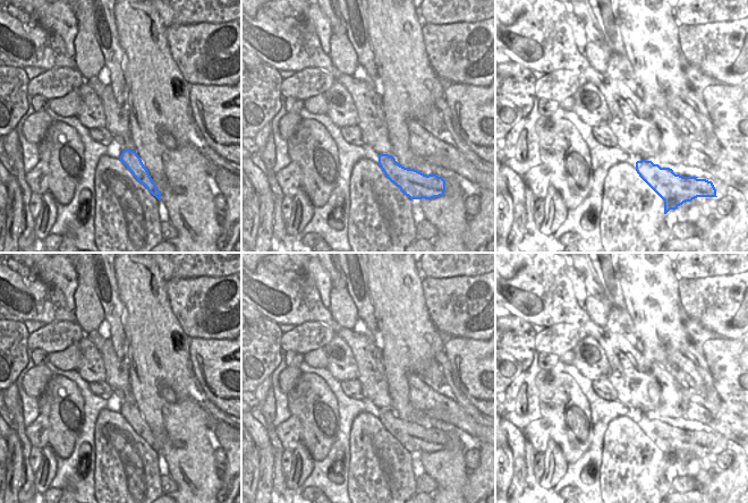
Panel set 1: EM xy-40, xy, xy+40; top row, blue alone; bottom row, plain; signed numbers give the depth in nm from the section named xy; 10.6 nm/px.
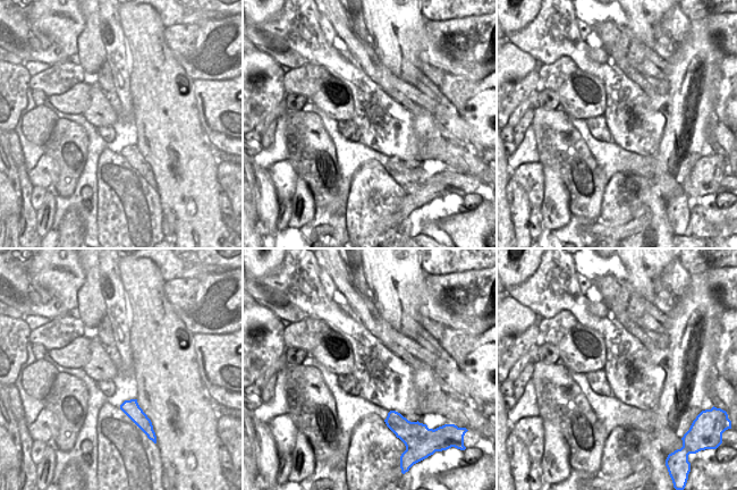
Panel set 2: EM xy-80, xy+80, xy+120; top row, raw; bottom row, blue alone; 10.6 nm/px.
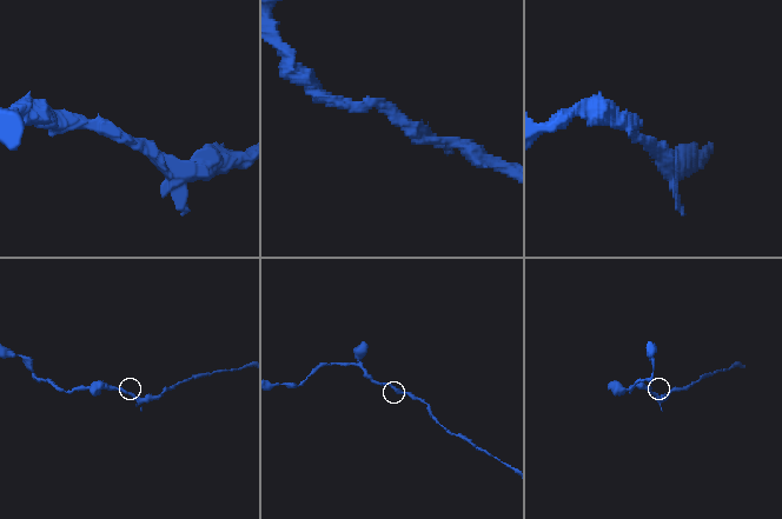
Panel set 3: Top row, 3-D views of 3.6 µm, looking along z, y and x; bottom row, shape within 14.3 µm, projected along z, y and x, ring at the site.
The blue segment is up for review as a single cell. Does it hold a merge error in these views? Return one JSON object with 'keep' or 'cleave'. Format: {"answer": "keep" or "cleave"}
{"answer": "cleave"}

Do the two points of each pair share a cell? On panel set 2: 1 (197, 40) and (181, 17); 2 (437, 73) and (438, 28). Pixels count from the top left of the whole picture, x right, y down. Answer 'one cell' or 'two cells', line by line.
1: two cells
2: two cells

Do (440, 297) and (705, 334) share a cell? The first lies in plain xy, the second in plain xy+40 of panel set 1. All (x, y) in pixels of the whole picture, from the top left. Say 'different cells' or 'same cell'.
different cells

